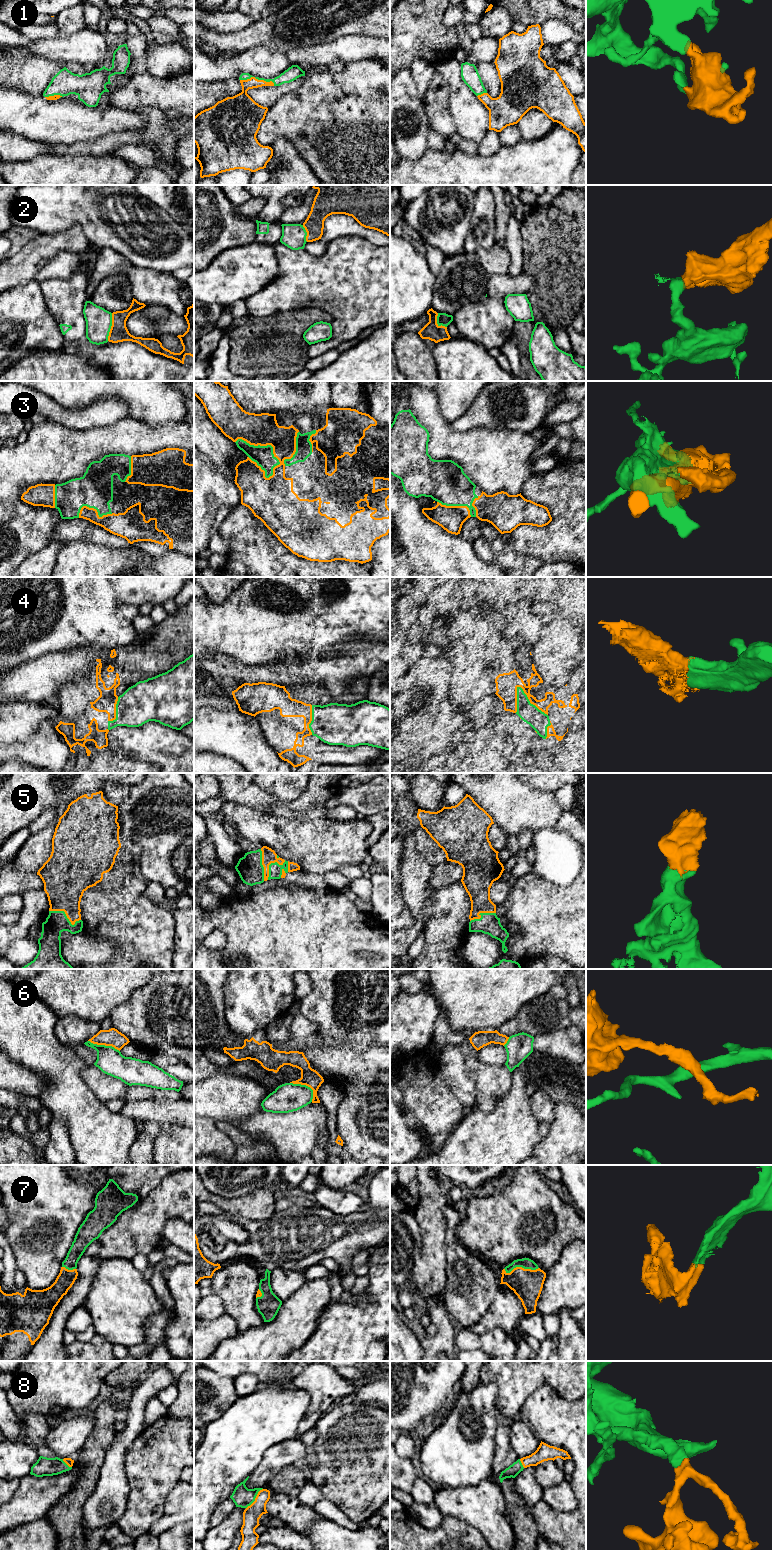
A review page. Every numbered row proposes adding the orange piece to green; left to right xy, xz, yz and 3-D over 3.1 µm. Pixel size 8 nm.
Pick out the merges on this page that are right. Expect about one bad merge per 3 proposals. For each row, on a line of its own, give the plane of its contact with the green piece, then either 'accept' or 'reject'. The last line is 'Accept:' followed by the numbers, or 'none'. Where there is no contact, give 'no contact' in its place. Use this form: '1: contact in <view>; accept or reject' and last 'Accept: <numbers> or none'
1: contact in xz; accept
2: contact in xy; reject
3: contact in xz; reject
4: contact in yz; accept
5: contact in xy; accept
6: contact in xz; reject
7: contact in yz; accept
8: contact in xz; accept
Accept: 1, 4, 5, 7, 8

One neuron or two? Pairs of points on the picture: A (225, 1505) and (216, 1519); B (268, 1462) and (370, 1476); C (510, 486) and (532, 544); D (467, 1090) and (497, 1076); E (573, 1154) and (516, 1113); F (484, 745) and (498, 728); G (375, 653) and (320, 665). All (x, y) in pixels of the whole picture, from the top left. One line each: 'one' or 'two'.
A: one
B: one
C: two
D: two
E: two
F: one
G: one

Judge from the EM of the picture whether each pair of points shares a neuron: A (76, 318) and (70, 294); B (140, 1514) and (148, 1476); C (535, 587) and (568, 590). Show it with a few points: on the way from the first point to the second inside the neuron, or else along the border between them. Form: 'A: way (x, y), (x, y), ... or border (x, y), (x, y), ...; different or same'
A: way (70, 312), (70, 300); same
B: way (145, 1505), (148, 1485); same
C: way (543, 587), (560, 587); same

